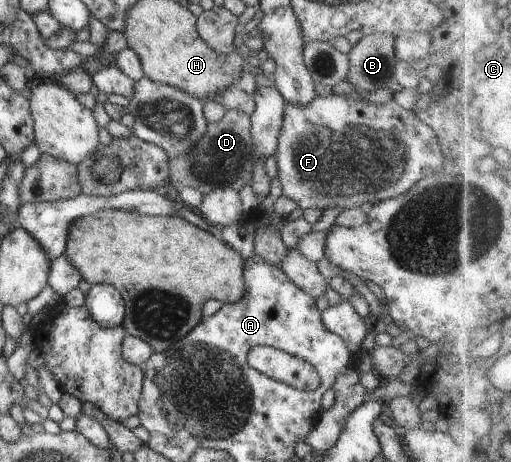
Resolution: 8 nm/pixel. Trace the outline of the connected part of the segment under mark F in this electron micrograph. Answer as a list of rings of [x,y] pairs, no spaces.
[[[329,93],[325,97],[315,96],[311,102],[307,105],[291,104],[291,102],[285,102],[285,114],[283,114],[283,120],[281,122],[281,130],[279,130],[279,138],[277,138],[276,148],[276,161],[278,167],[278,177],[282,182],[282,194],[285,194],[287,198],[291,198],[297,206],[307,210],[308,208],[315,209],[319,214],[332,215],[342,210],[352,209],[368,204],[372,207],[374,204],[379,204],[384,200],[390,198],[397,198],[405,192],[409,192],[418,180],[425,178],[425,176],[431,176],[442,172],[443,163],[445,163],[446,156],[443,149],[437,140],[437,135],[432,128],[429,128],[424,122],[421,122],[413,111],[401,108],[395,99],[390,102],[383,103],[382,106],[372,101],[365,102],[365,100],[357,100],[357,98],[348,98],[347,96],[339,96],[334,93]]]

